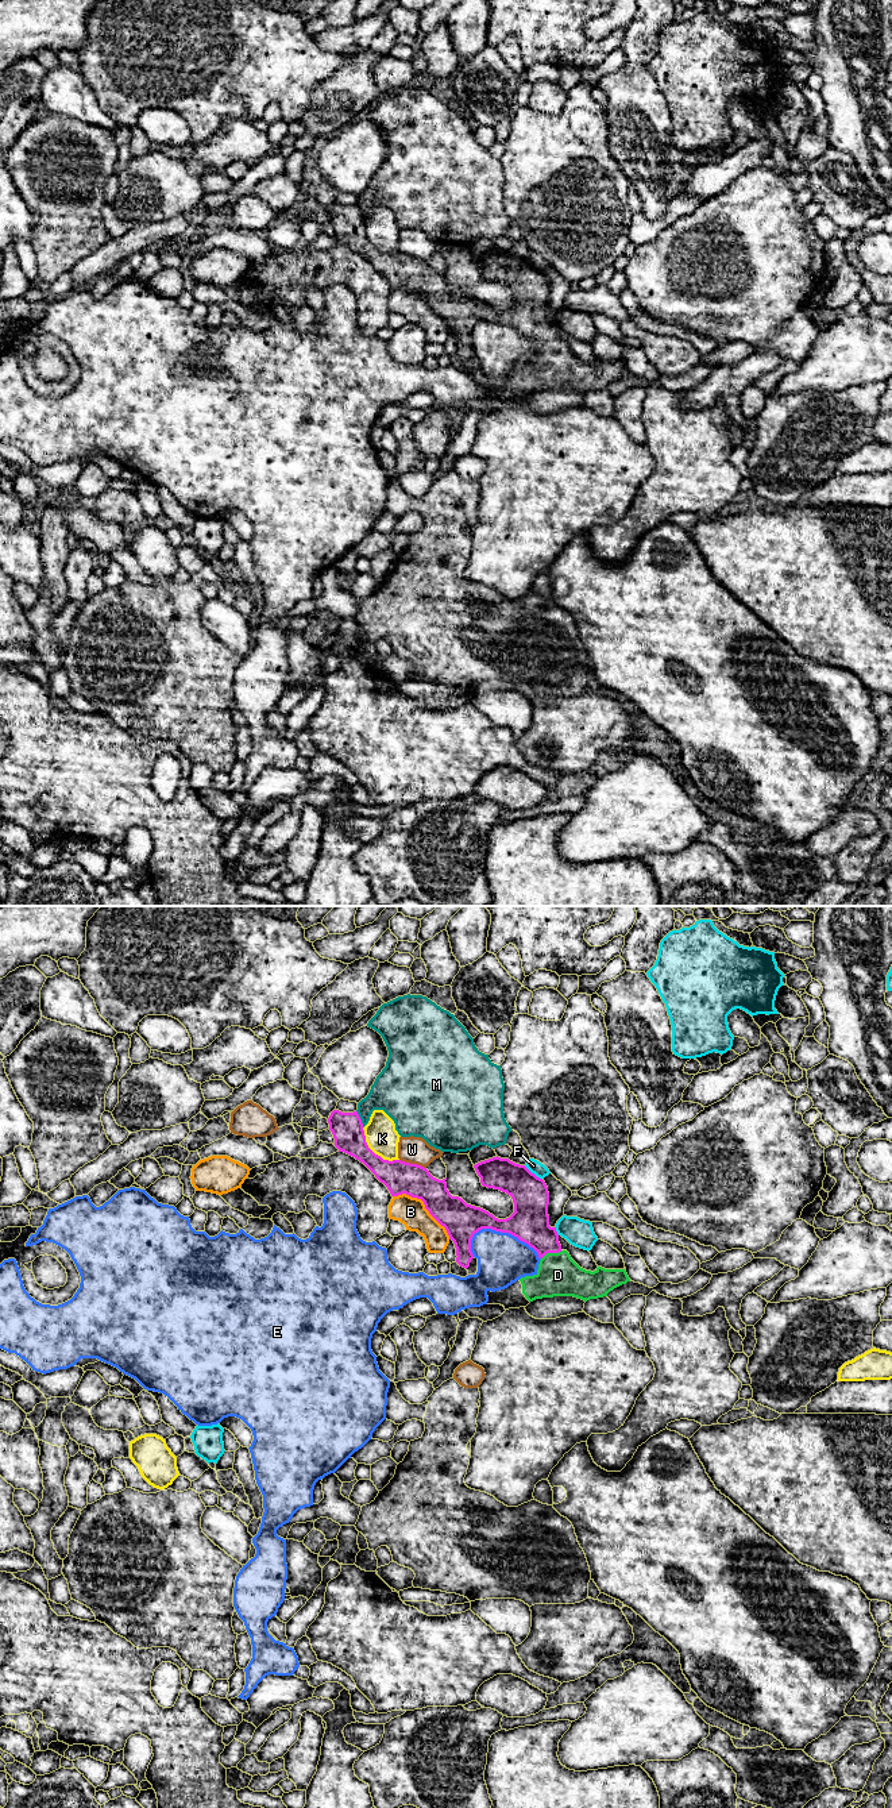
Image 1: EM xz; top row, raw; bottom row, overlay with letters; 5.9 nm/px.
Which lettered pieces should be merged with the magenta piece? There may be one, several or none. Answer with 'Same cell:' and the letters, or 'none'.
Same cell: D

